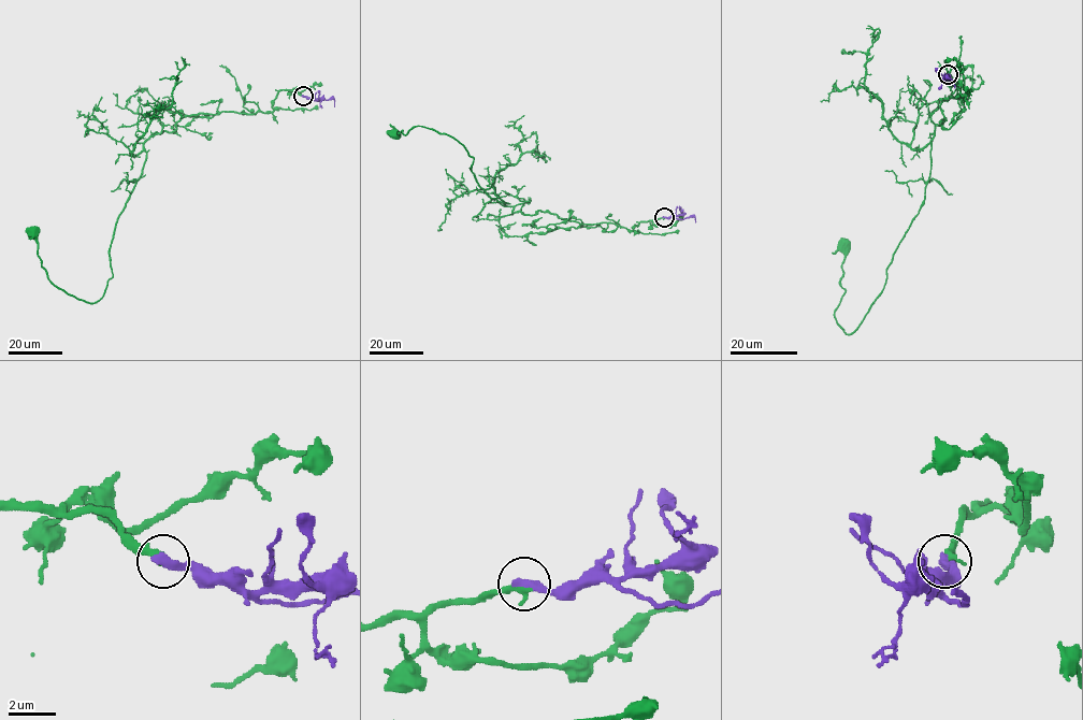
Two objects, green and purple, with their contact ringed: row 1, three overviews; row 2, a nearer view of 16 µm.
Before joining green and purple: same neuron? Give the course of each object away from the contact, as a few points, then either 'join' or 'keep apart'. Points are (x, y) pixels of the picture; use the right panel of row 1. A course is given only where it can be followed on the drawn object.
green via (949, 74), (954, 67), (967, 92), (941, 100), (923, 204), (851, 334), (834, 317), (845, 244) | purple via (949, 74), (955, 87) | join

